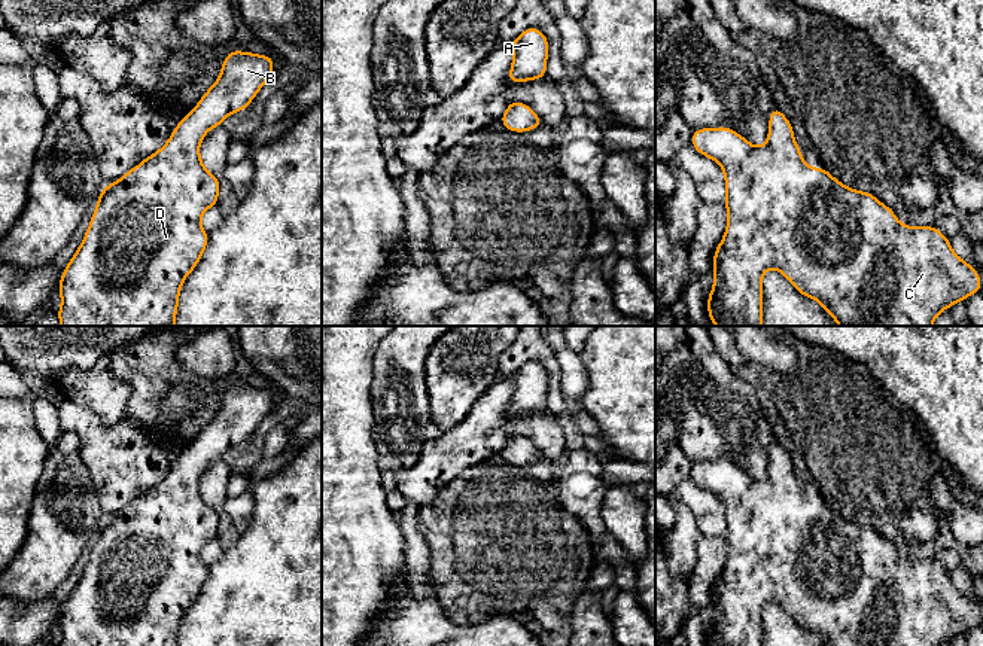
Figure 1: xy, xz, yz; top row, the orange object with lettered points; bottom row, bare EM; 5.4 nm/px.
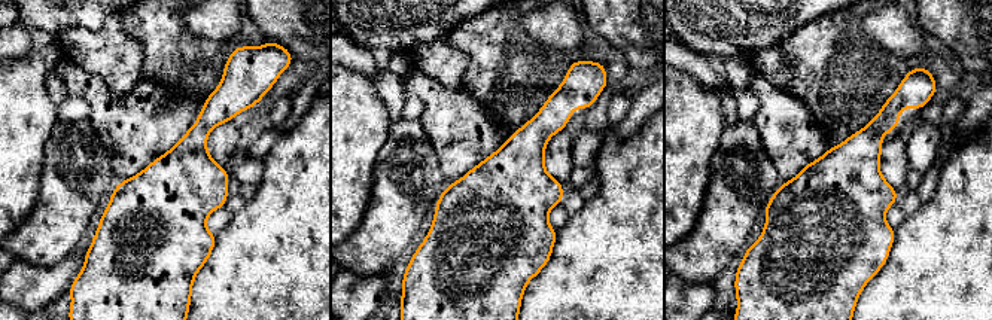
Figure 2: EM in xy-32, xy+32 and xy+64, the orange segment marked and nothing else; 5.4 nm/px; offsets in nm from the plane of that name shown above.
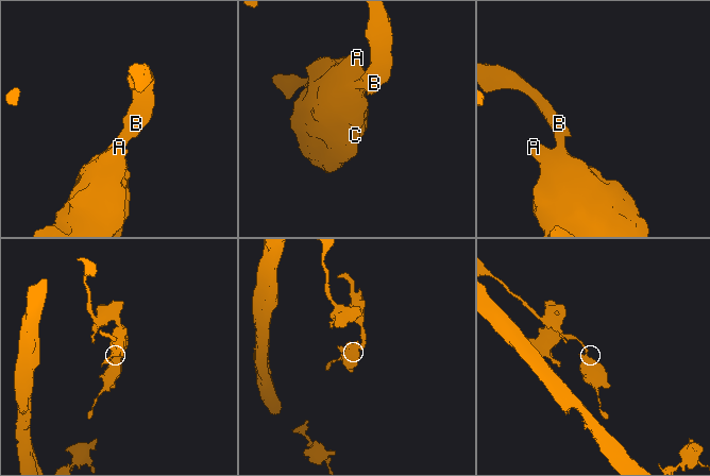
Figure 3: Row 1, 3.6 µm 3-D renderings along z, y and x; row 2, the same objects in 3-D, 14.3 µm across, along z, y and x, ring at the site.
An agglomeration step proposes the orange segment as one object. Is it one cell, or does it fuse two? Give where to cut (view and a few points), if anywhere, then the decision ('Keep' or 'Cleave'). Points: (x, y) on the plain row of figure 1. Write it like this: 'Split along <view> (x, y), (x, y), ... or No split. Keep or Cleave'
No split. Keep

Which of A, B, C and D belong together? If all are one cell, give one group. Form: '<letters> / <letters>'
A B C D

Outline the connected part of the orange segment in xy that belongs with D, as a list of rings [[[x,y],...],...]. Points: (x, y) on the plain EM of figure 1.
[[[232,383],[222,396],[217,414],[182,451],[167,476],[121,512],[106,518],[97,530],[83,573],[60,610],[61,640],[57,646],[177,646],[182,618],[198,598],[210,570],[201,560],[201,549],[219,534],[220,515],[206,503],[200,478],[229,448],[247,442],[273,409],[273,402],[274,391],[270,388]]]

